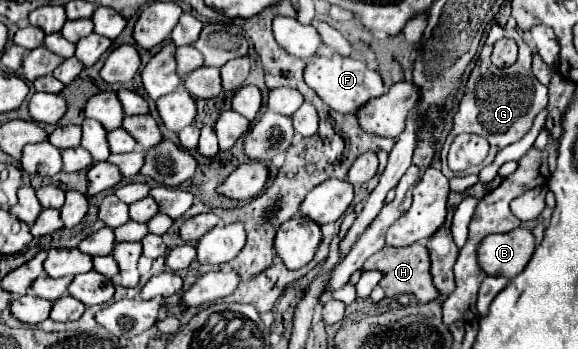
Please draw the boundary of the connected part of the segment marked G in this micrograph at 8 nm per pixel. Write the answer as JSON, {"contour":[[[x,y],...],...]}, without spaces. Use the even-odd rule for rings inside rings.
{"contour":[[[494,25],[490,29],[490,35],[486,39],[486,45],[480,53],[480,61],[478,65],[472,69],[470,77],[468,77],[468,83],[466,83],[466,91],[464,91],[464,97],[460,101],[460,107],[458,107],[458,113],[454,115],[454,127],[442,147],[442,171],[444,175],[450,179],[454,177],[454,171],[448,169],[448,163],[446,163],[446,153],[448,153],[448,147],[450,143],[454,141],[456,135],[460,133],[476,133],[474,129],[480,129],[478,135],[486,137],[488,143],[490,143],[490,153],[488,157],[476,167],[476,173],[490,165],[496,157],[496,153],[500,149],[504,149],[506,145],[522,139],[528,129],[532,127],[534,123],[534,117],[546,107],[548,103],[548,87],[542,85],[534,75],[532,75],[532,69],[530,69],[530,63],[532,63],[532,51],[530,51],[530,45],[522,39],[522,35],[516,31],[516,29],[502,29],[500,25]],[[504,37],[512,37],[516,39],[520,51],[518,51],[518,61],[506,69],[498,69],[496,65],[490,63],[490,53],[492,53],[492,47],[496,41],[504,39]]]}

